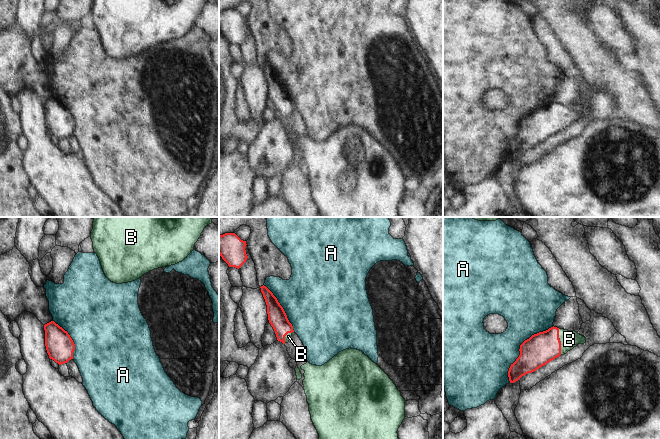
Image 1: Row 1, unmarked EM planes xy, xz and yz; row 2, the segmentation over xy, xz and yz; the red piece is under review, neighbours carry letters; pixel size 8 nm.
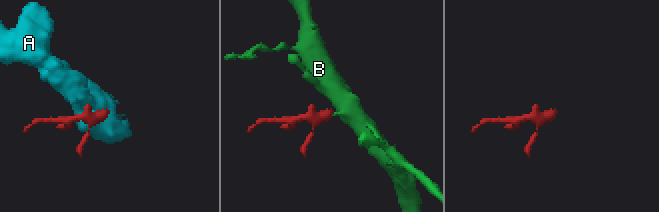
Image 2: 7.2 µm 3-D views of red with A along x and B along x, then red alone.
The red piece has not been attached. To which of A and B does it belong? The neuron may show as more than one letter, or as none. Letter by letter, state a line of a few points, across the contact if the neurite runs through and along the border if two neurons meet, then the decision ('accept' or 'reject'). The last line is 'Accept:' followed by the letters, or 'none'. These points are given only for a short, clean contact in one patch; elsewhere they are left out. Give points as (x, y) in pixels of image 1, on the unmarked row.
A: reject
B: line yz (541, 124), (553, 118), (560, 118), (569, 115); accept
Accept: B

